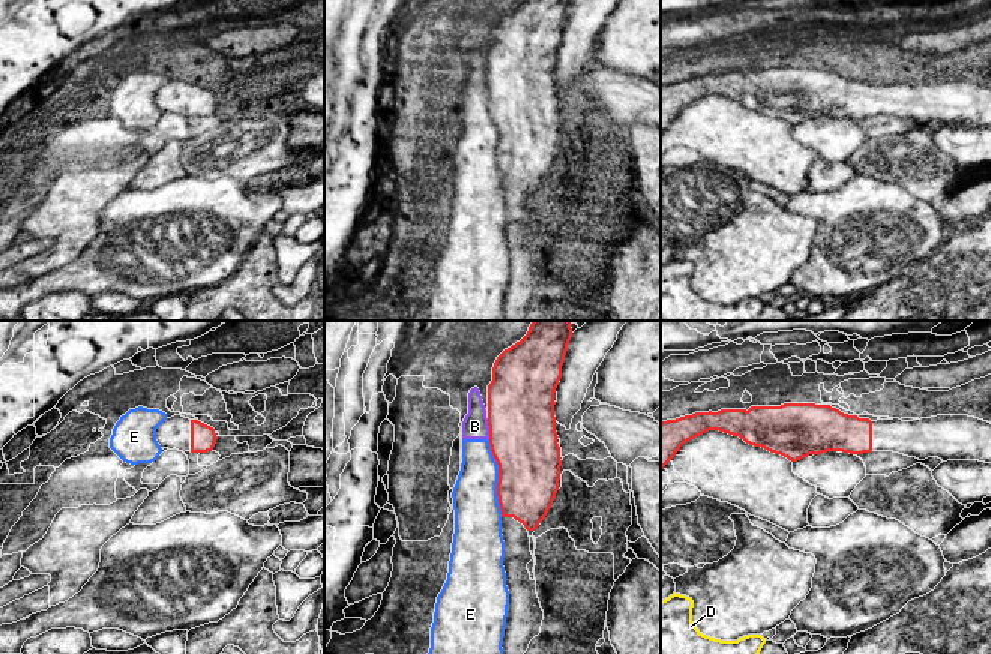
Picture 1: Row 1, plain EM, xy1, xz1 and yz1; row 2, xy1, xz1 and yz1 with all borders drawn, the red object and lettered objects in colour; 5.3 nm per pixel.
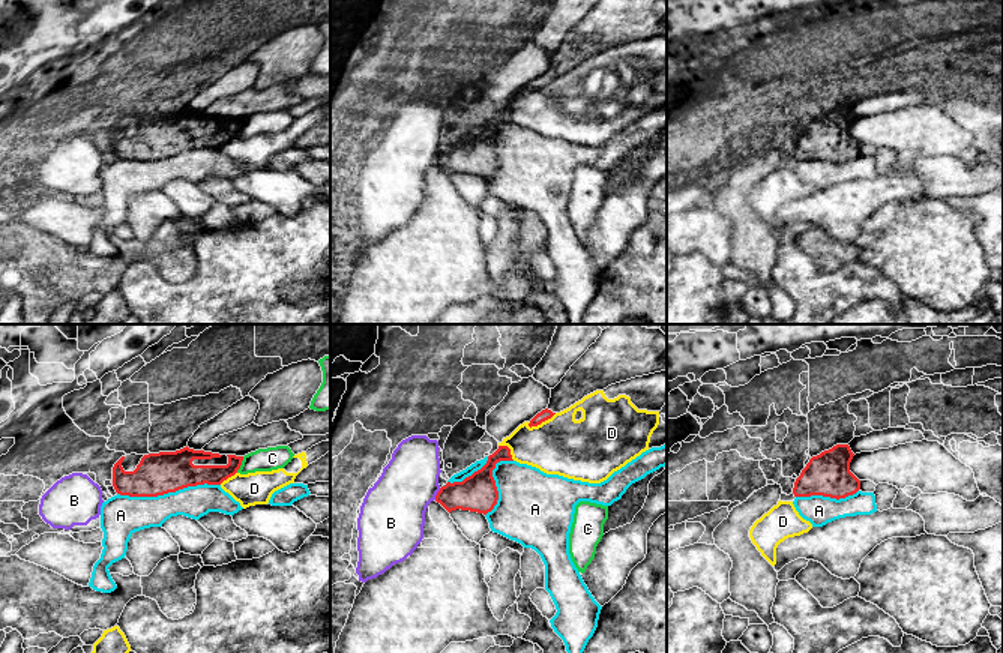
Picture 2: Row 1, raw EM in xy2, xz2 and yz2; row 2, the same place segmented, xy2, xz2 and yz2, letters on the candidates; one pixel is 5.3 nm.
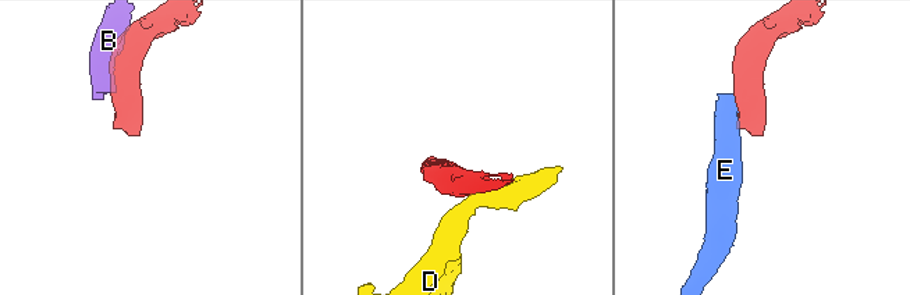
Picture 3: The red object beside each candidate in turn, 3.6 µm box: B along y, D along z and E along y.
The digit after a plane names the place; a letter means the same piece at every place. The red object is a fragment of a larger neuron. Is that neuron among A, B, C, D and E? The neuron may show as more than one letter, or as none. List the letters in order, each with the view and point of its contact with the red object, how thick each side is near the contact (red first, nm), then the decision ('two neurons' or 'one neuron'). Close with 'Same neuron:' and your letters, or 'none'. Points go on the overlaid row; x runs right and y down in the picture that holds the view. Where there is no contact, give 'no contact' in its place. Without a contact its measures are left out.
A: xy2 (168, 491) | 220/190 nm | two neurons
B: xz1 (490, 429) | 360/140 nm | two neurons
C: xy2 (240, 464) | 110/130 nm | two neurons
D: xz2 (541, 422) | 60/320 nm | two neurons
E: xz1 (499, 479) | 360/260 nm | two neurons
Same neuron: none

